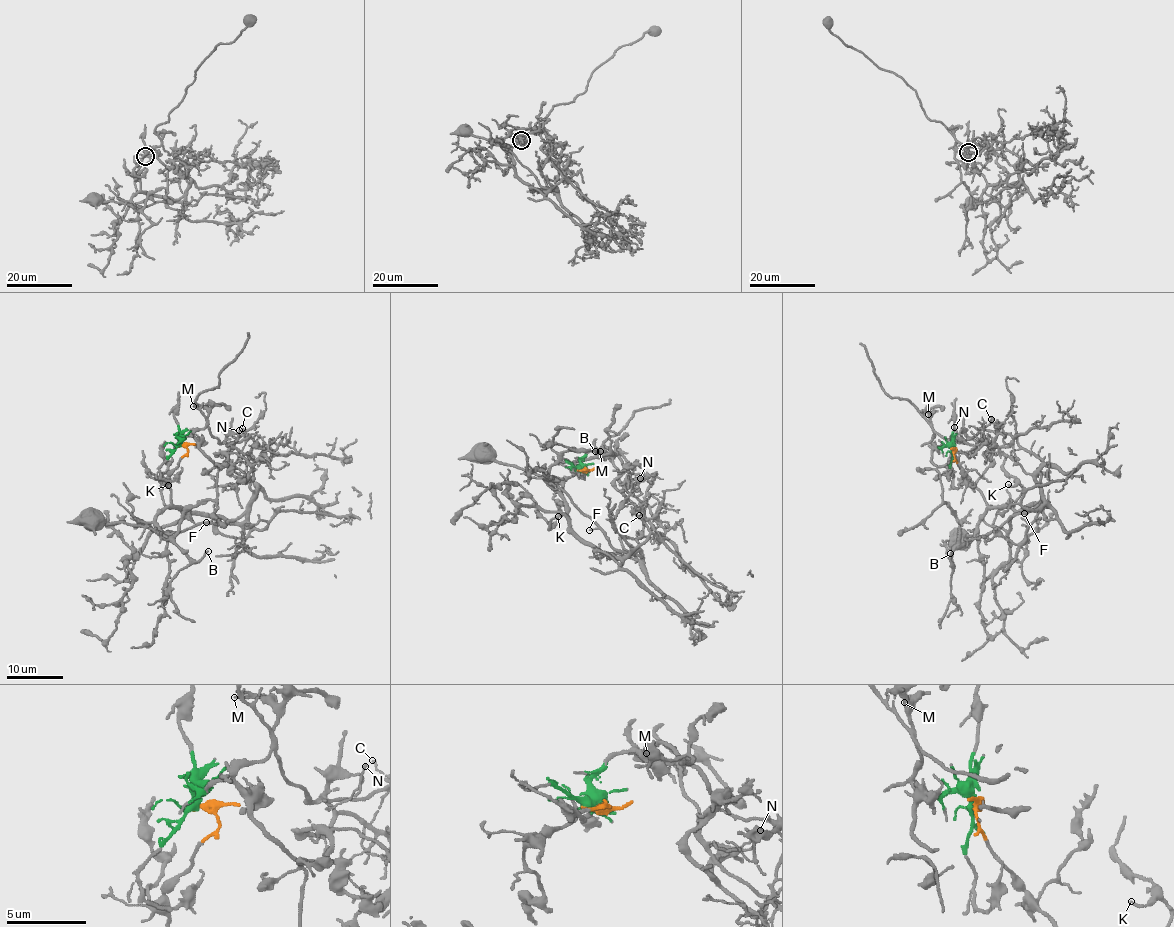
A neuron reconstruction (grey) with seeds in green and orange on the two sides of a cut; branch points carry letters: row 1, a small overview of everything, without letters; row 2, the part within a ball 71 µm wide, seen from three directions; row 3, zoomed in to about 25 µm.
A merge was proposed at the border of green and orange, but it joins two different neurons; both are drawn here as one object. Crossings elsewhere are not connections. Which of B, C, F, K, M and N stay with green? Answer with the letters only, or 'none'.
C, M, N

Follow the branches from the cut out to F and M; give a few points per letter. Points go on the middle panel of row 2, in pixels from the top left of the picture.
F: (579, 469), (586, 469), (564, 480), (560, 492), (545, 480), (545, 477), (563, 491), (597, 525), (589, 529)
M: (579, 469), (581, 460), (591, 451), (614, 454), (600, 451)

